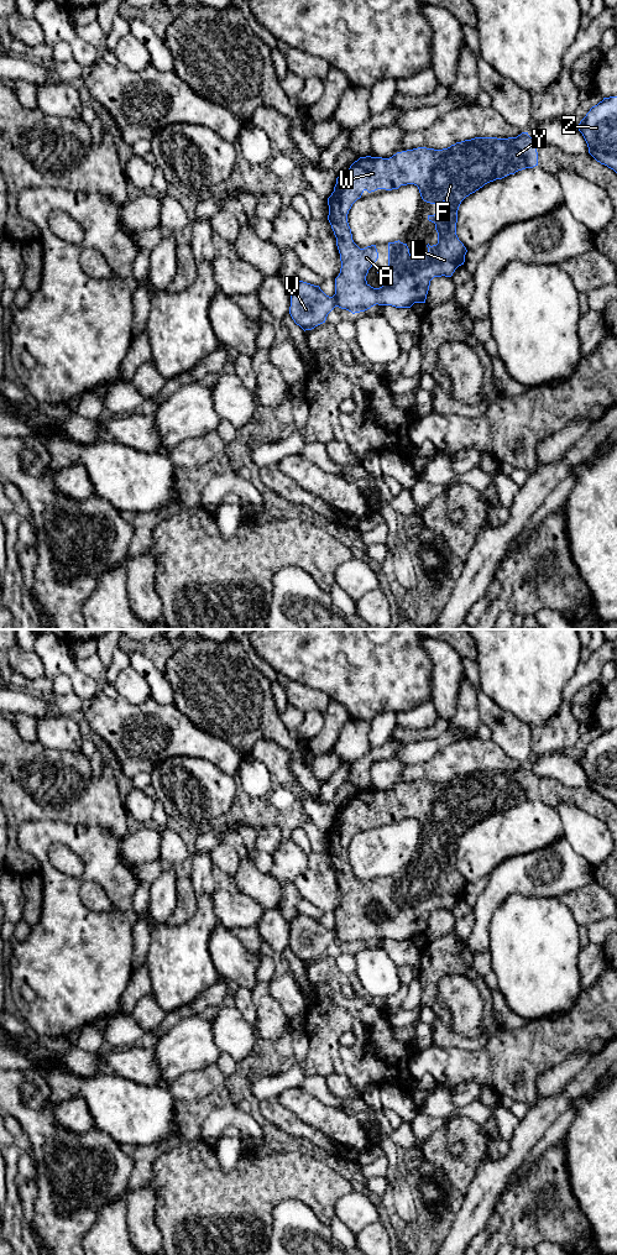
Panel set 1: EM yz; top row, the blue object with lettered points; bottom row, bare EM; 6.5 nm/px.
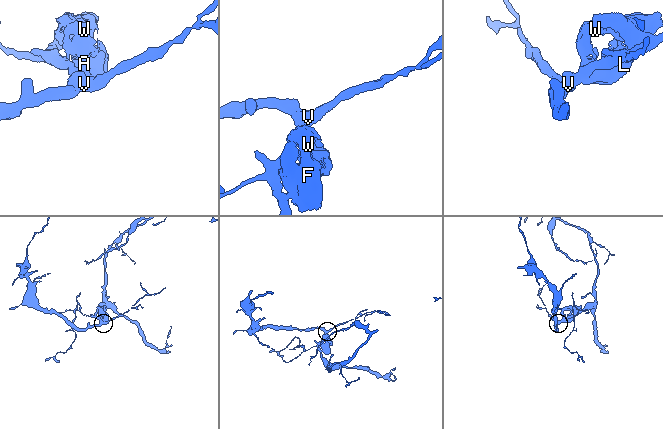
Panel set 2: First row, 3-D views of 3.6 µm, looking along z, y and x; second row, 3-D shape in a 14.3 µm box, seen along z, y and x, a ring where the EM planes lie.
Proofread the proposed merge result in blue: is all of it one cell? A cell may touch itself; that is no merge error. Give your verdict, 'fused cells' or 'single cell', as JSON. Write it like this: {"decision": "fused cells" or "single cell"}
{"decision": "fused cells"}

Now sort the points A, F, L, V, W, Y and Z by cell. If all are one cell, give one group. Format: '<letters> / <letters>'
A F L W Y / V Z

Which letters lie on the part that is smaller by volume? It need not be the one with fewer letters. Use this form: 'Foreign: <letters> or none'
Foreign: A, F, L, W, Y

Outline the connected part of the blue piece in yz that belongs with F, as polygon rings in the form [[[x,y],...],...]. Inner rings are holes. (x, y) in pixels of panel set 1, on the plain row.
[[[522,765],[517,770],[475,770],[443,783],[418,780],[397,785],[389,791],[366,789],[355,794],[344,807],[336,811],[334,825],[328,831],[328,853],[336,870],[341,894],[340,906],[335,911],[338,940],[355,947],[376,937],[411,941],[414,936],[425,936],[430,914],[434,910],[451,910],[465,895],[467,883],[456,868],[457,843],[461,835],[490,815],[538,799],[537,780],[538,776],[528,765]],[[407,817],[417,819],[422,832],[427,836],[448,836],[445,848],[428,848],[428,853],[435,857],[438,877],[433,879],[428,877],[427,887],[423,885],[422,877],[418,877],[412,889],[407,877],[399,873],[388,875],[388,903],[377,905],[383,917],[373,921],[367,916],[366,909],[378,891],[376,878],[360,882],[354,875],[347,847],[365,823],[368,826],[377,822],[392,823]]]

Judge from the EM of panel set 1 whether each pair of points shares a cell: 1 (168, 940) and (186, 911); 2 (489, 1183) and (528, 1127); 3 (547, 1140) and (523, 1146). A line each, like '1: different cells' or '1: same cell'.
1: different cells
2: same cell
3: different cells

